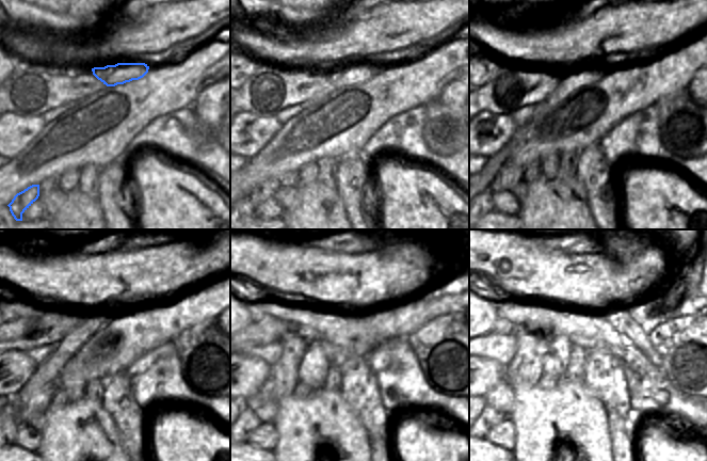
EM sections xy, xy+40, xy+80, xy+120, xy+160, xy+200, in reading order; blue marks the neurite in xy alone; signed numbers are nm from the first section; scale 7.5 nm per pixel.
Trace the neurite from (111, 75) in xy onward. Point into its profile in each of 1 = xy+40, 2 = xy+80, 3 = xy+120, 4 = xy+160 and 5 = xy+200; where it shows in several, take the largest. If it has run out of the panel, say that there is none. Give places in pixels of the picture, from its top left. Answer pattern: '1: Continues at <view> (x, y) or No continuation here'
1: Continues at xy+40 (356, 73)
2: Continues at xy+80 (507, 168)
3: Continues at xy+120 (35, 397)
4: Continues at xy+160 (283, 380)
5: Continues at xy+200 (525, 377).

